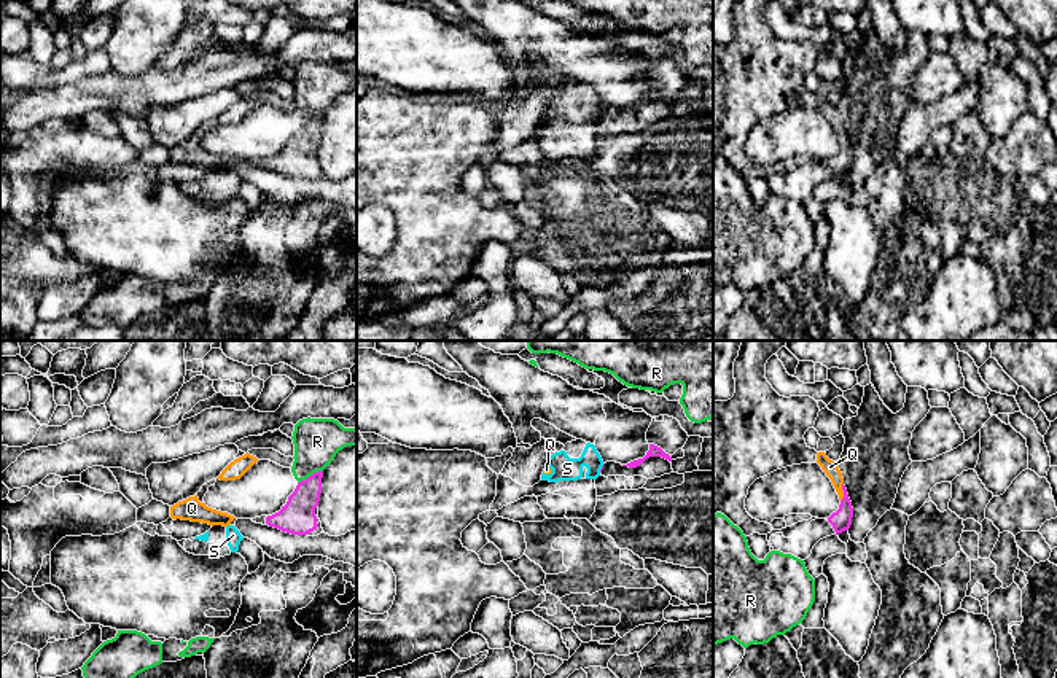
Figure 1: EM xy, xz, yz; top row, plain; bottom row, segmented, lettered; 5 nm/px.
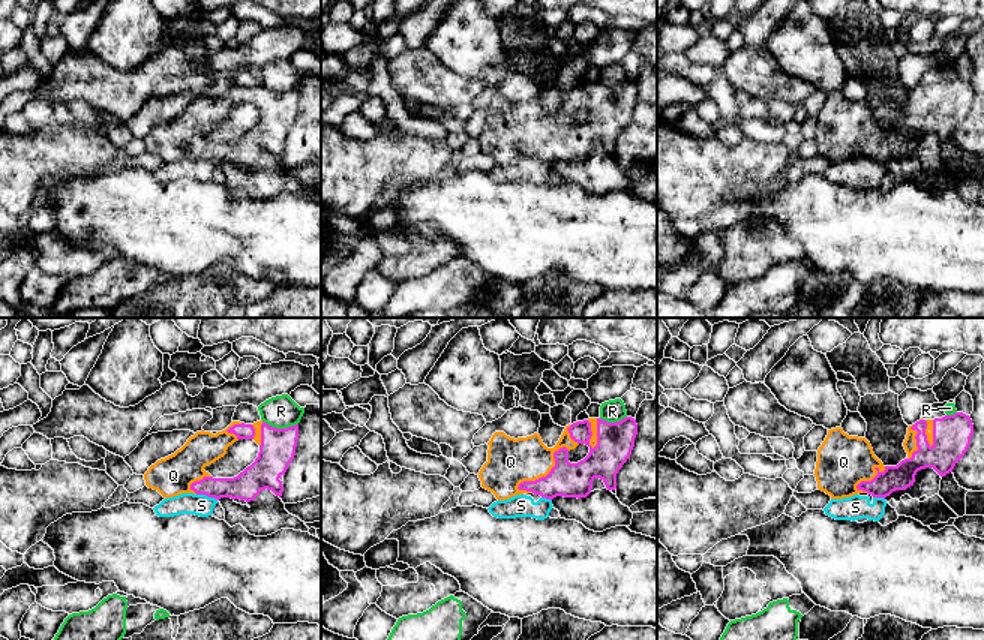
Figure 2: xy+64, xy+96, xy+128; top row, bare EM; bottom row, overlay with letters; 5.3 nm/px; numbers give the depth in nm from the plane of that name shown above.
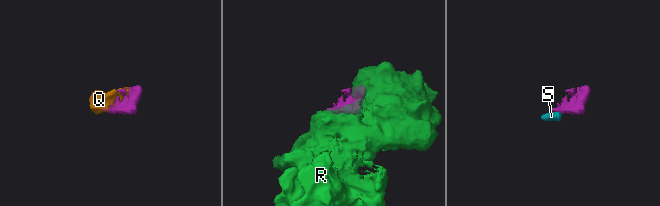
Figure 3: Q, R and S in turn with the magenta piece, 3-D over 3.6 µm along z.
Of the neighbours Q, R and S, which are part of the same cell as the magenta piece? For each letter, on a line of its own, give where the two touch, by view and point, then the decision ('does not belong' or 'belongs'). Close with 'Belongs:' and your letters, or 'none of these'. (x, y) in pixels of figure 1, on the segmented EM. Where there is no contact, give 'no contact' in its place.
Q: meets magenta in yz at (844, 492); belongs
R: meets magenta in xy at (309, 476); does not belong
S: meets magenta in xz at (602, 468); does not belong
Belongs: Q

